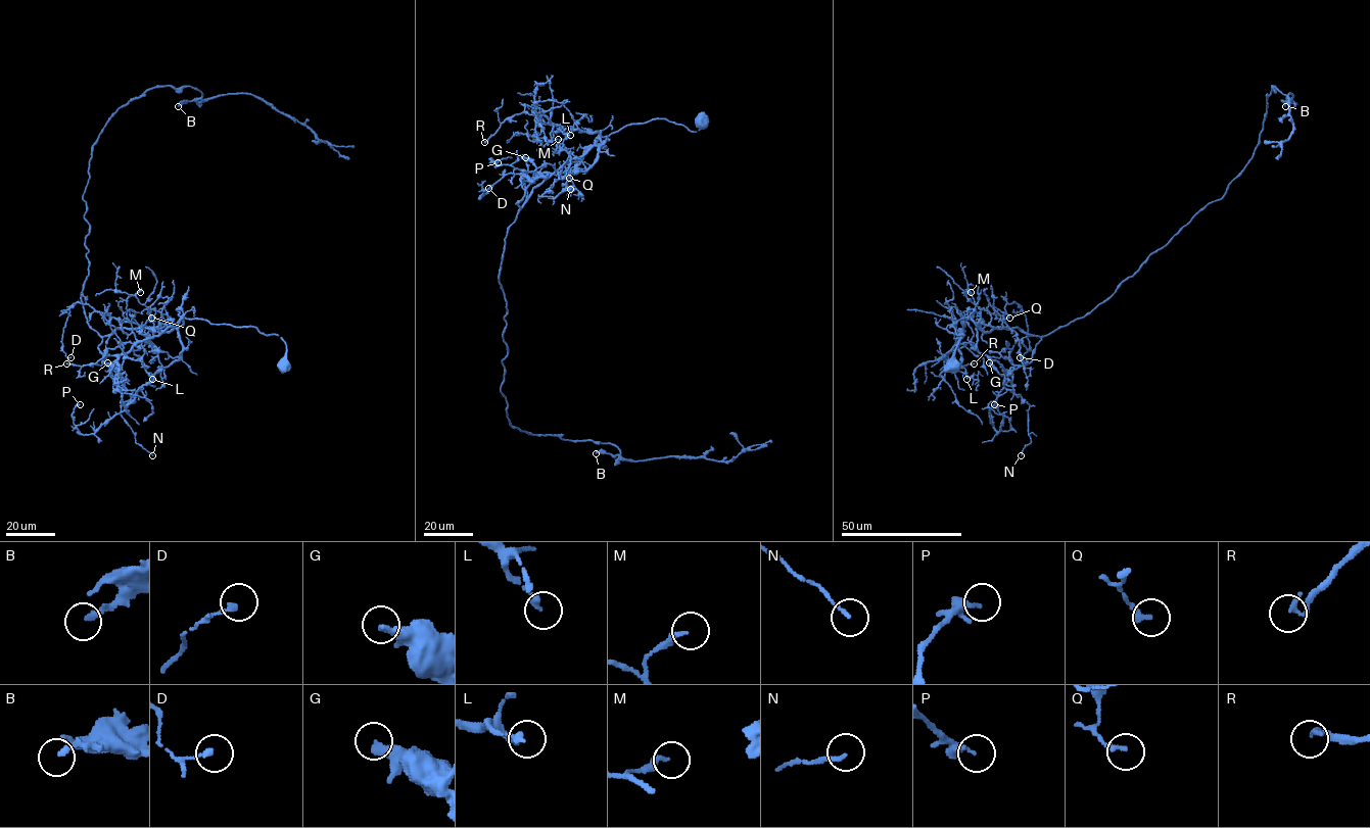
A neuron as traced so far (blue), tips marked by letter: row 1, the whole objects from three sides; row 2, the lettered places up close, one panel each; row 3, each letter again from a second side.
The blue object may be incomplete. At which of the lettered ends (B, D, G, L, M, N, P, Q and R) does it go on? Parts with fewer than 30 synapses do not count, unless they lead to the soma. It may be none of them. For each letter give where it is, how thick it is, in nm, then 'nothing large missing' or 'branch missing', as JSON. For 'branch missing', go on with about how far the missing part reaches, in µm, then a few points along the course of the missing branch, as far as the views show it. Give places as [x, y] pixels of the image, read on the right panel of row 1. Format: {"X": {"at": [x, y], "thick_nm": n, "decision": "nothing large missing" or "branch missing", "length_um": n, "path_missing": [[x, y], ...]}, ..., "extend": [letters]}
{"B": {"at": [1285, 106], "thick_nm": 240, "decision": "nothing large missing"}, "D": {"at": [1020, 357], "thick_nm": 200, "decision": "nothing large missing"}, "G": {"at": [989, 362], "thick_nm": 320, "decision": "nothing large missing"}, "L": {"at": [966, 379], "thick_nm": 240, "decision": "nothing large missing"}, "M": {"at": [971, 292], "thick_nm": 220, "decision": "nothing large missing"}, "N": {"at": [1021, 455], "thick_nm": 140, "decision": "nothing large missing"}, "P": {"at": [994, 404], "thick_nm": 190, "decision": "nothing large missing"}, "Q": {"at": [1009, 318], "thick_nm": 220, "decision": "nothing large missing"}, "R": {"at": [974, 363], "thick_nm": 190, "decision": "nothing large missing"}, "extend": []}

